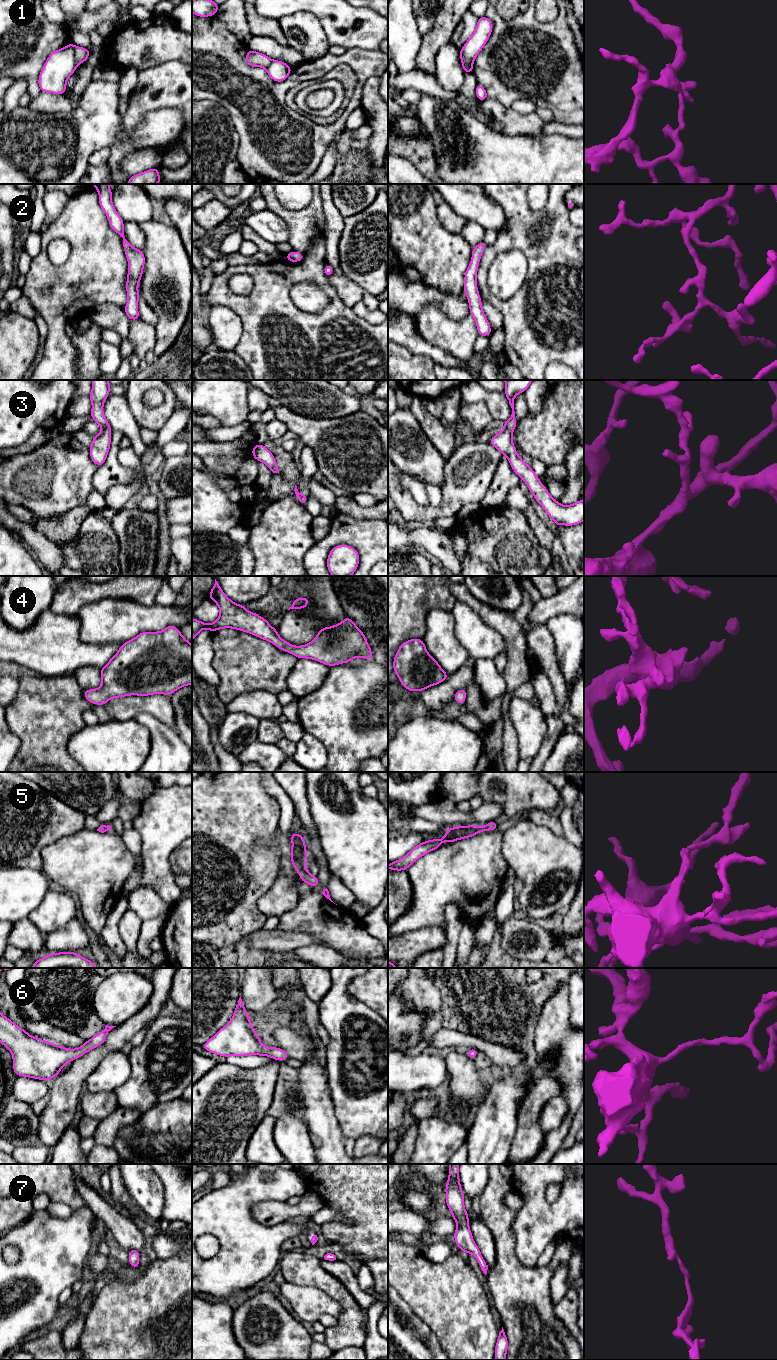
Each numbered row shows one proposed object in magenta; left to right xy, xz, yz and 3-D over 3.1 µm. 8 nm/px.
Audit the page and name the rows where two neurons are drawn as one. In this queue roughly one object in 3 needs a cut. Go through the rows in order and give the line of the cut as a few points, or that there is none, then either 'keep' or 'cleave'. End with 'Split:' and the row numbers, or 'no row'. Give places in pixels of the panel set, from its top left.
1: cut yz (460, 49), (463, 62), (472, 65); cleave
2: cut none; keep
3: cut none; keep
4: cut none; keep
5: cut none; keep
6: cut none; keep
7: cut none; keep
Split: 1

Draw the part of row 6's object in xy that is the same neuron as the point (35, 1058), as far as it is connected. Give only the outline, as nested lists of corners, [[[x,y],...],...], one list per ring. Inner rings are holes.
[[[0,1013],[0,1043],[11,1051],[13,1071],[17,1077],[25,1076],[46,1081],[55,1078],[62,1067],[100,1046],[108,1032],[116,1026],[94,1035],[77,1049],[68,1049],[29,1035],[9,1018]]]

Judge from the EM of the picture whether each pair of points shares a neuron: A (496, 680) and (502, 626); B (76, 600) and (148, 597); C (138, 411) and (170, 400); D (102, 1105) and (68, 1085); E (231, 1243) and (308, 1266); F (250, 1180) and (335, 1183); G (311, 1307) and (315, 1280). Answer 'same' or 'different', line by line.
A: different
B: same
C: same
D: different
E: different
F: different
G: different

